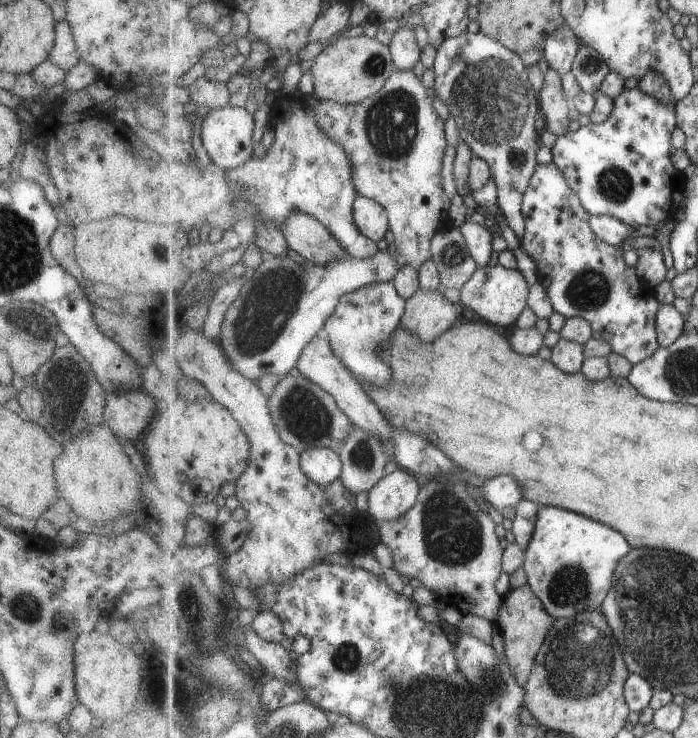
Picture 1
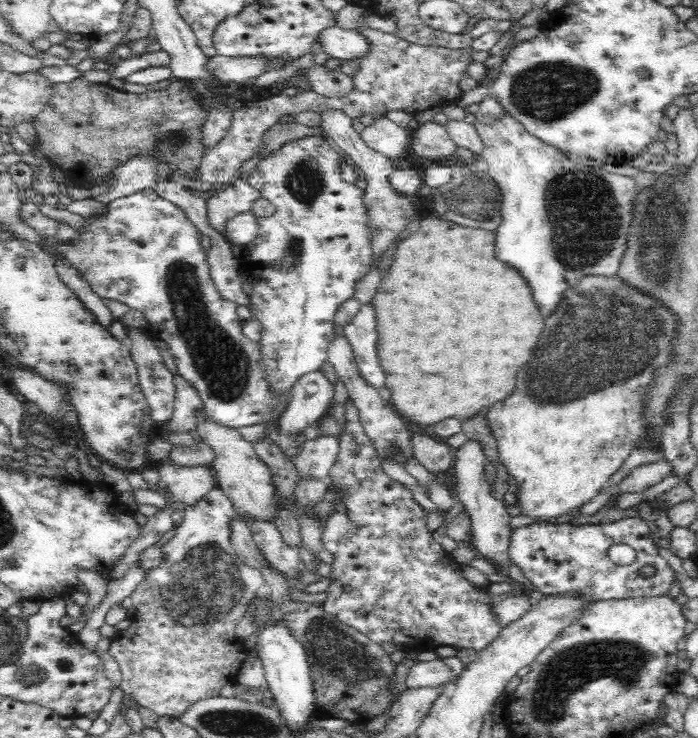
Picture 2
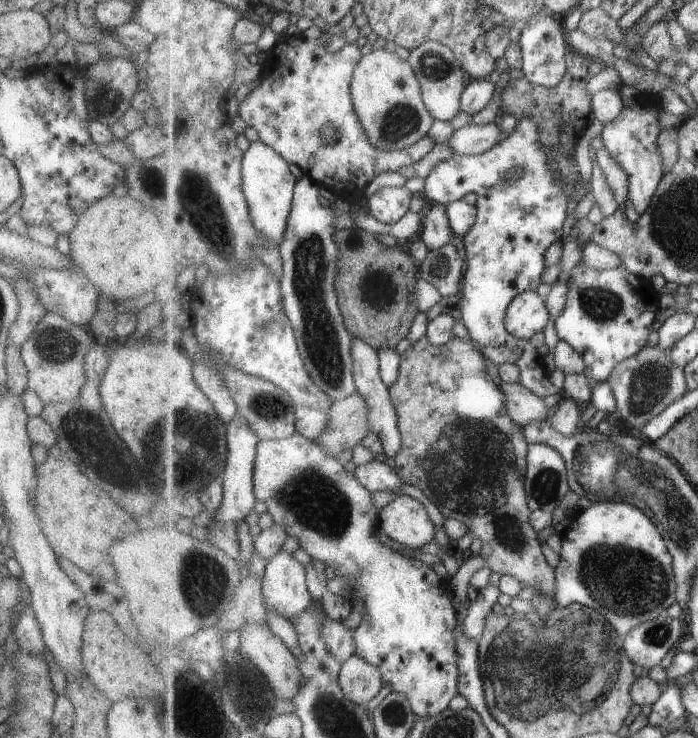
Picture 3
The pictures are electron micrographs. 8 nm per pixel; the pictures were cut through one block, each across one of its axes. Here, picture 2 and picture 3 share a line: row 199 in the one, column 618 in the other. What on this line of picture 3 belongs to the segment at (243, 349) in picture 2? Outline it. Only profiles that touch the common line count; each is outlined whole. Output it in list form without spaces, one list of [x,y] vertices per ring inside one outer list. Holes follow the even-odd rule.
[[[638,92],[637,106],[635,108],[623,108],[621,116],[604,126],[600,137],[603,146],[609,150],[609,156],[619,162],[619,166],[629,174],[629,199],[636,212],[641,215],[652,203],[659,187],[660,180],[666,173],[661,152],[659,152],[658,138],[661,134],[659,128],[660,99],[657,94]]]

